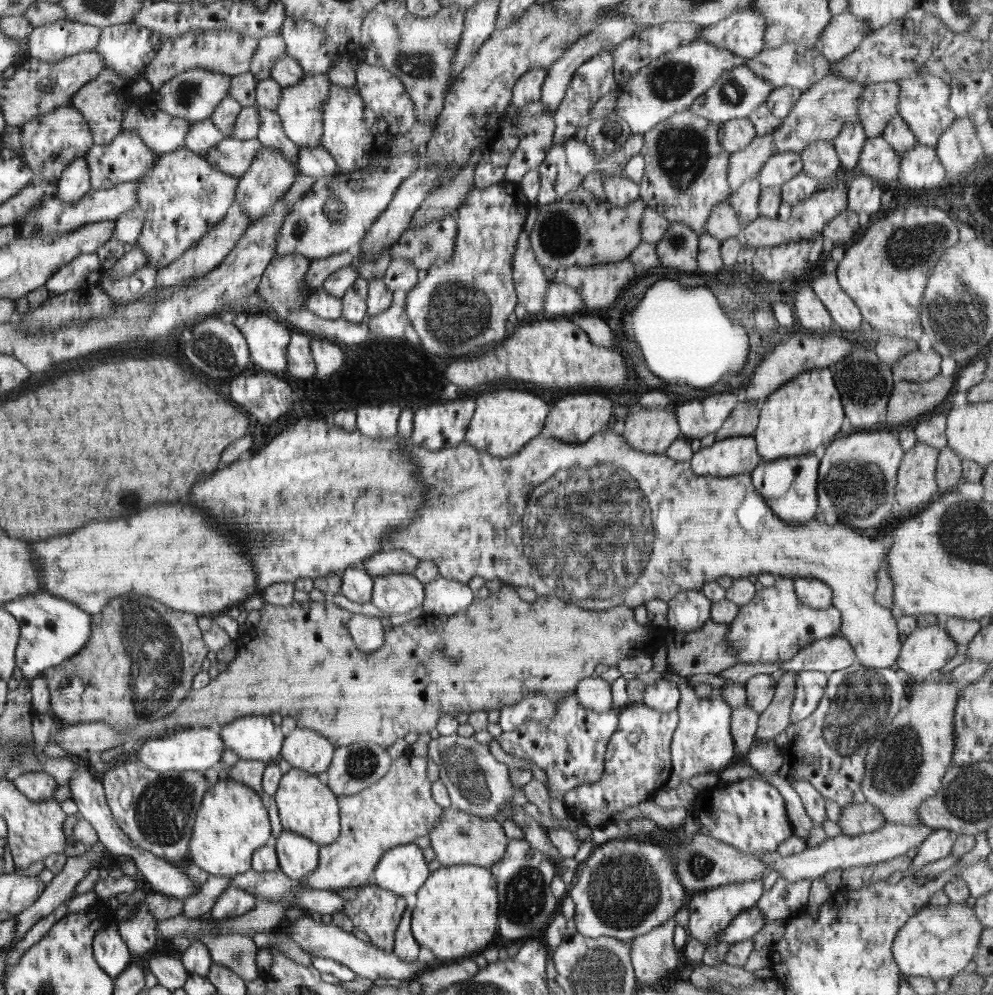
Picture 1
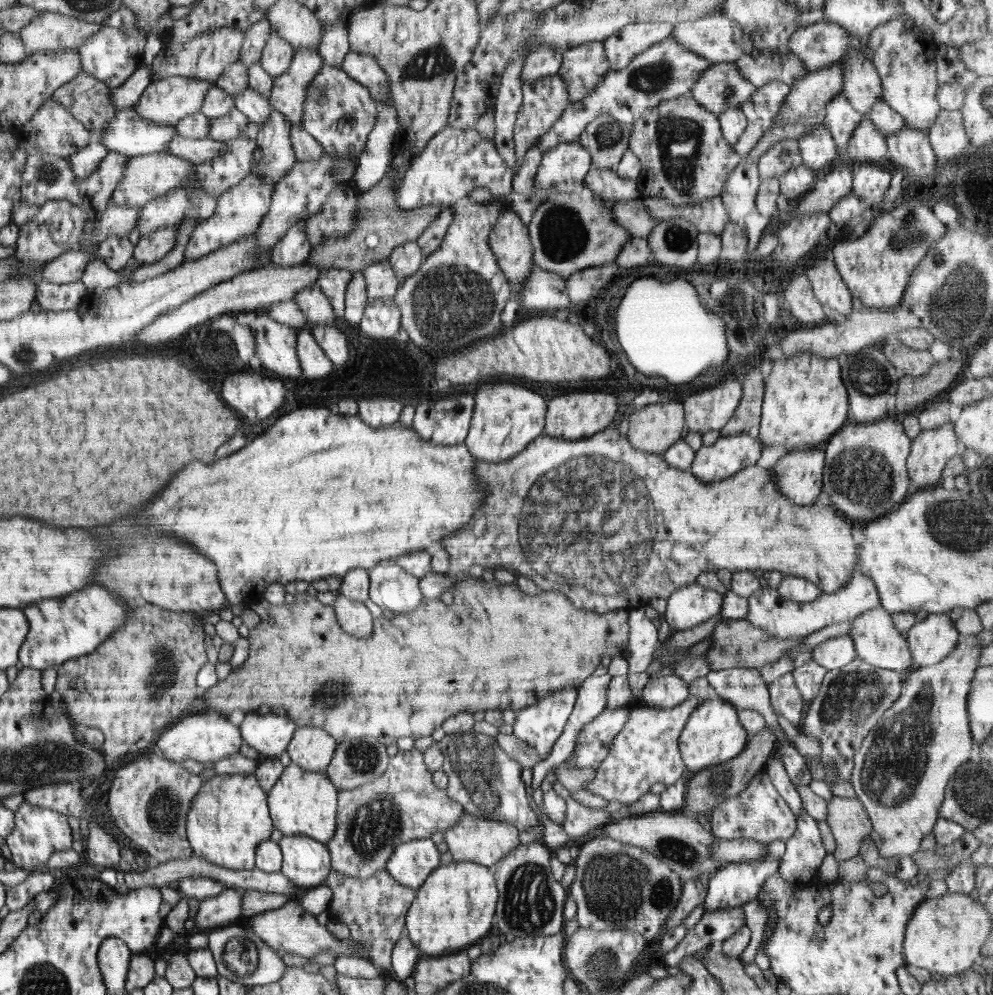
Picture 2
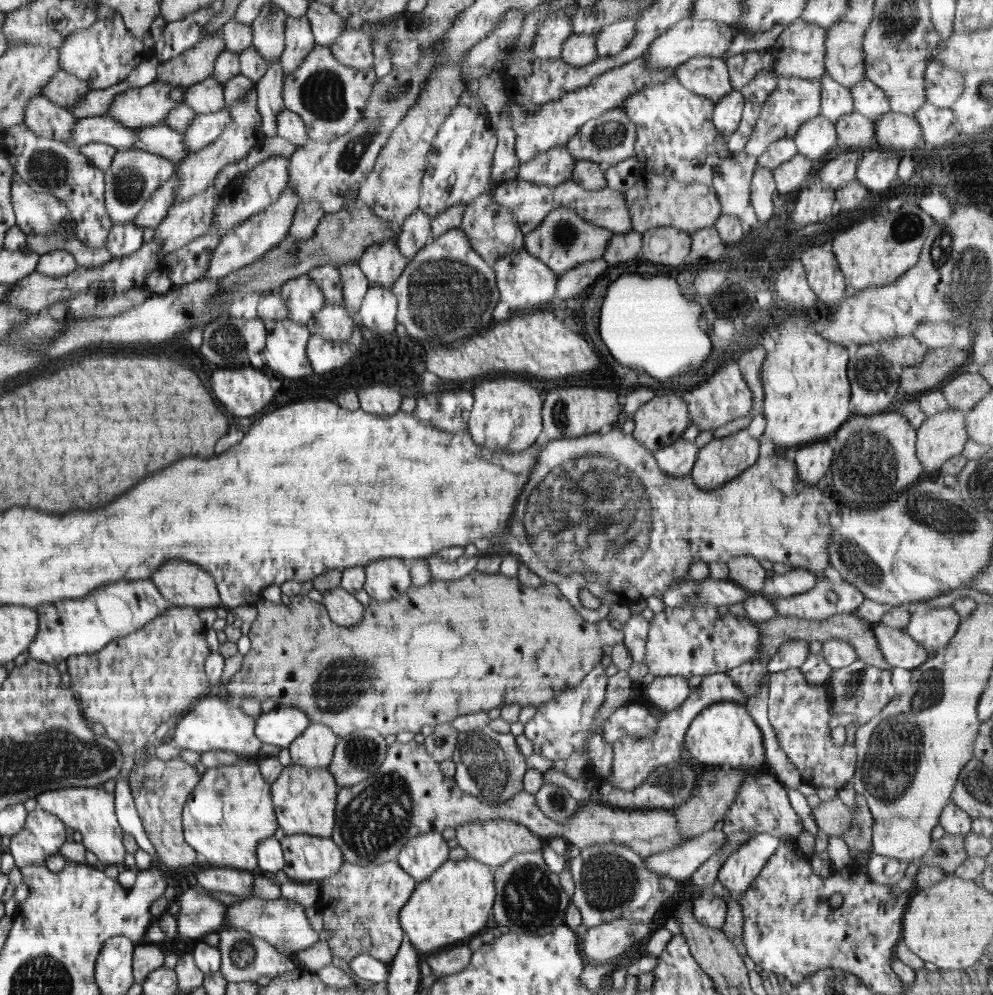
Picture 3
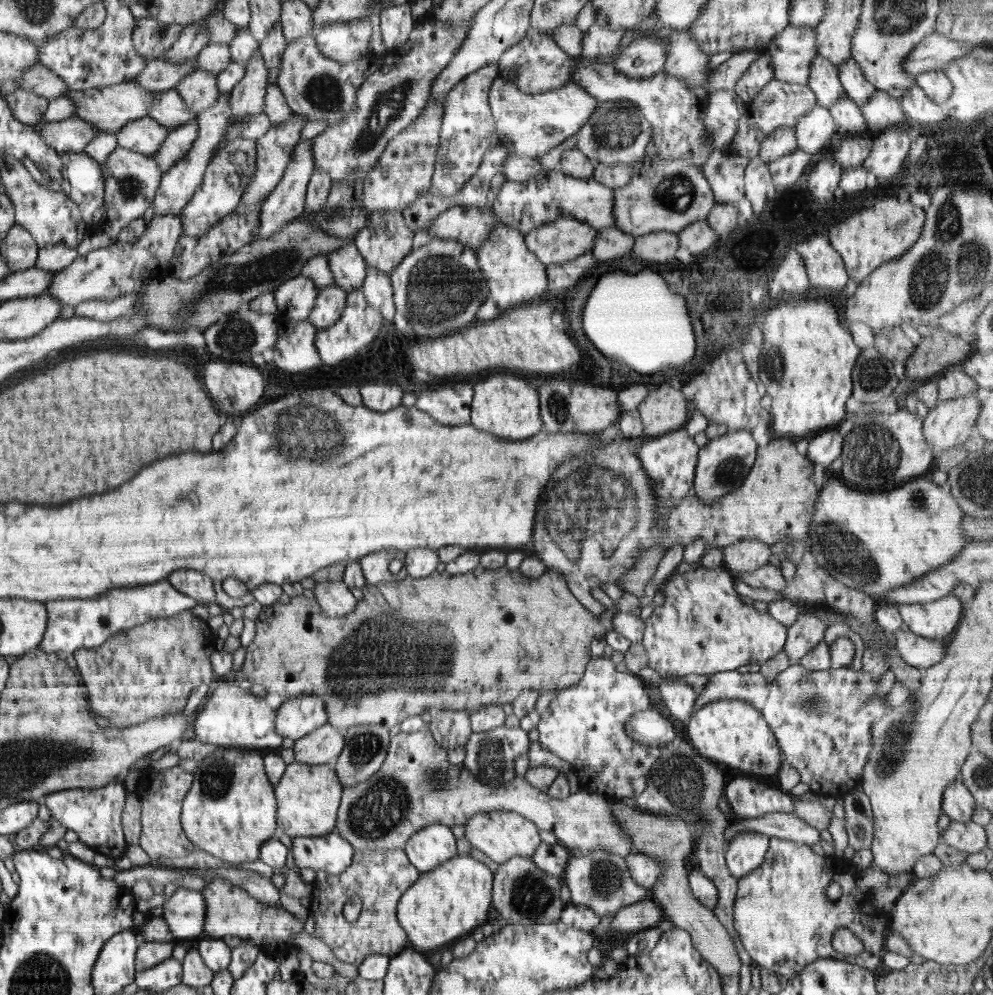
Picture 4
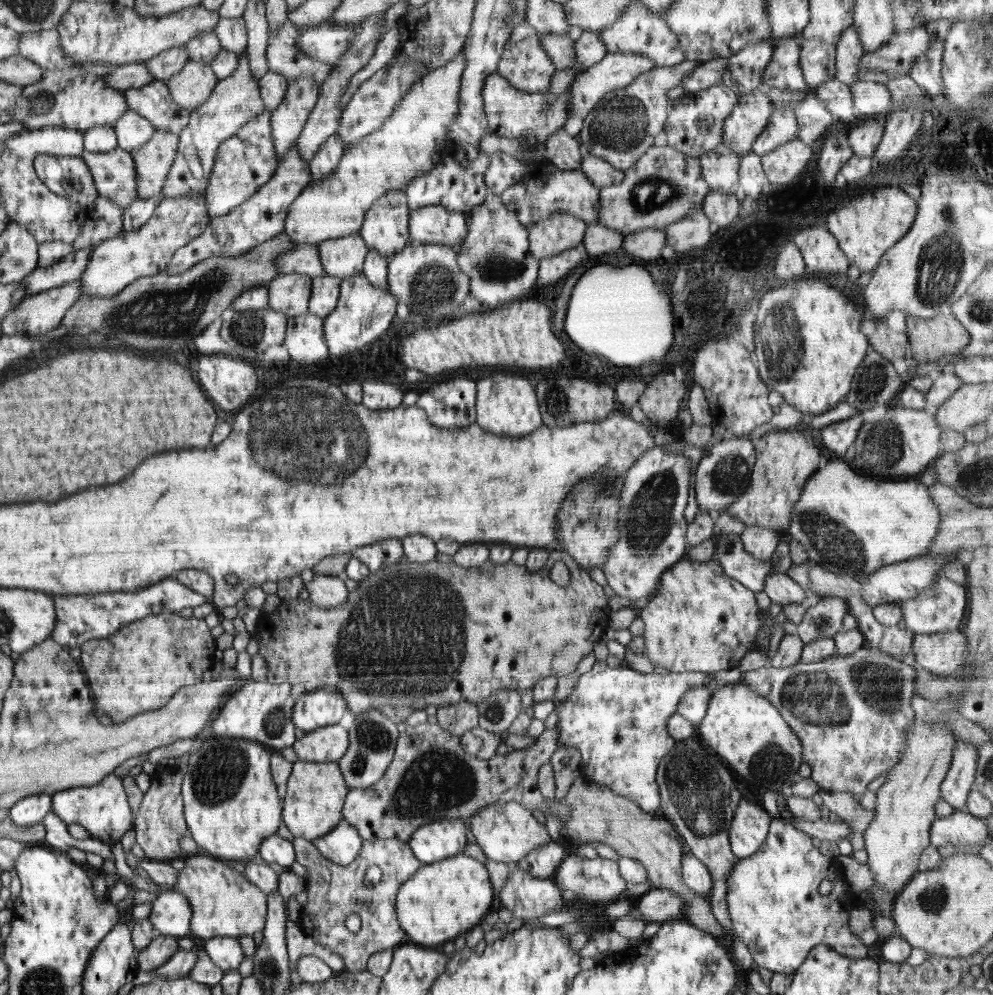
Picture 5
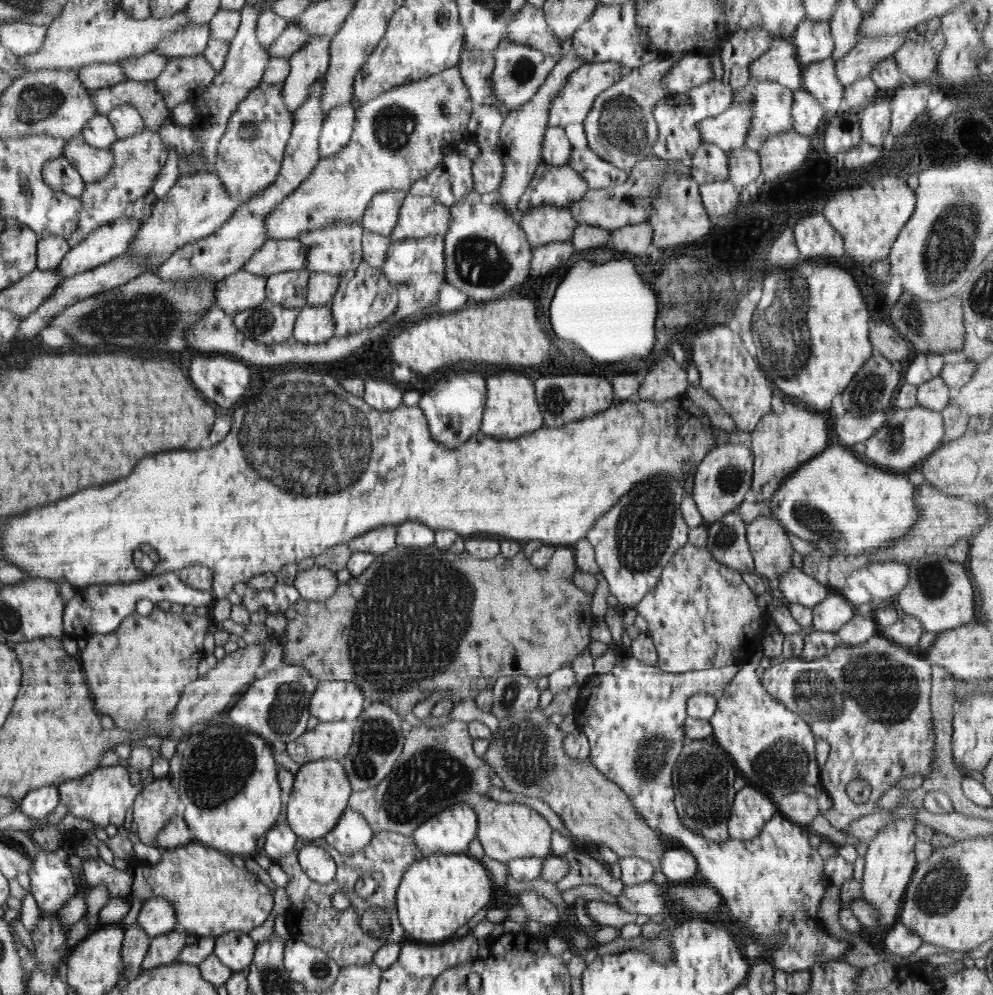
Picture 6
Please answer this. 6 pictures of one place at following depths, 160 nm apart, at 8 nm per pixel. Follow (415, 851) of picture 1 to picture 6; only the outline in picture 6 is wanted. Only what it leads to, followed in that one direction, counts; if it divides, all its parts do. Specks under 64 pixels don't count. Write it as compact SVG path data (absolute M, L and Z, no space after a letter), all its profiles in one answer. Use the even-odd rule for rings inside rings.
M461 802L435 814L413 831L415 846L426 855L467 853L470 842L477 837L476 812Z

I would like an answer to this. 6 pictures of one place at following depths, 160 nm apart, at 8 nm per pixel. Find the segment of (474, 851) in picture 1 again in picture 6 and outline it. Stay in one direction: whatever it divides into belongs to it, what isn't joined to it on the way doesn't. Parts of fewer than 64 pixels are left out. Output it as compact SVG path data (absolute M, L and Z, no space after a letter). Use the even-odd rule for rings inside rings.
M489 800L482 810L476 812L478 817L477 838L484 847L486 857L508 864L515 859L527 857L548 858L551 853L552 829L548 821L536 810L519 802L502 803Z

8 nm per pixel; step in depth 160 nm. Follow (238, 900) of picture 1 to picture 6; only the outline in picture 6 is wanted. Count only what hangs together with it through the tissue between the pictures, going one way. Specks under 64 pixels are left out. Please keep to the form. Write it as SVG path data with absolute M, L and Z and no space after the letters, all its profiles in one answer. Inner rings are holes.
M163 896L146 899L136 924L146 931L150 939L160 934L172 933L179 928L177 912L174 911L173 904L167 902Z

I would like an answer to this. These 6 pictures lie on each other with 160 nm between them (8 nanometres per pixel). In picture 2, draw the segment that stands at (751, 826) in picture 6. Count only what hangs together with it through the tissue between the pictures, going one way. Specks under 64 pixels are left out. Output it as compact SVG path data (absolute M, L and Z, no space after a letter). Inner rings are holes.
M776 840L766 843L766 855L748 863L730 863L720 867L714 875L711 876L708 894L704 903L704 914L710 911L720 911L732 907L742 907L750 901L758 900L758 893L764 887L768 877L776 874L779 870L780 860L786 853L785 841Z

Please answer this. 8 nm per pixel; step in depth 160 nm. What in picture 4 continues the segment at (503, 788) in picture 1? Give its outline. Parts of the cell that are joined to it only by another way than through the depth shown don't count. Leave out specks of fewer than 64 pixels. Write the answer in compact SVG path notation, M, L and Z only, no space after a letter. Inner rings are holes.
M496 727L488 732L473 732L465 742L465 759L463 766L467 768L480 782L495 788L513 780L516 776L514 759L526 754L530 745L528 731L522 727Z

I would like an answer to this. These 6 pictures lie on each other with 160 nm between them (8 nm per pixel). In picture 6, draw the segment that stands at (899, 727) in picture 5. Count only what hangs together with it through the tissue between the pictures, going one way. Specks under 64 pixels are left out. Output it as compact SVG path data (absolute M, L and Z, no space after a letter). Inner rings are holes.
M875 634L872 638L869 638L866 643L852 646L838 645L836 649L830 651L825 657L815 658L812 662L806 662L806 659L801 656L788 658L781 664L776 664L765 669L761 683L766 689L766 692L768 692L774 700L780 701L788 710L796 713L808 724L816 741L821 738L821 740L825 740L830 745L826 762L820 769L819 782L821 788L827 791L832 797L833 807L826 811L821 811L820 813L822 813L826 817L826 820L840 832L843 832L844 829L847 829L848 825L851 825L860 817L876 812L876 810L878 810L877 800L888 789L891 789L892 785L898 782L900 778L906 778L906 776L912 776L912 774L922 774L925 779L927 774L931 773L931 764L933 763L933 756L935 755L935 727L934 721L932 721L931 708L931 664L913 650L896 645L892 640L883 635ZM856 778L866 780L866 782L870 784L870 788L872 788L868 800L860 804L854 803L846 793L848 782L852 782L852 780L856 780Z

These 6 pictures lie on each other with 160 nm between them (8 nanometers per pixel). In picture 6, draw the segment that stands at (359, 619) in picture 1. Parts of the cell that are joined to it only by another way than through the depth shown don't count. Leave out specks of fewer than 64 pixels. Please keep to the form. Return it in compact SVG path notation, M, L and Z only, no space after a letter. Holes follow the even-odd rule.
M314 565L310 569L300 571L293 585L298 589L301 598L322 602L336 592L339 583L335 572Z

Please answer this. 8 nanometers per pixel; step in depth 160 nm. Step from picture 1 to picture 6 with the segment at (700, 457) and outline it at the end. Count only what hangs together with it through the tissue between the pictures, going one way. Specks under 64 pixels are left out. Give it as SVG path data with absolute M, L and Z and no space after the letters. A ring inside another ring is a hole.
M735 441L710 450L695 470L693 500L706 523L722 520L736 511L753 481L754 455L750 448Z

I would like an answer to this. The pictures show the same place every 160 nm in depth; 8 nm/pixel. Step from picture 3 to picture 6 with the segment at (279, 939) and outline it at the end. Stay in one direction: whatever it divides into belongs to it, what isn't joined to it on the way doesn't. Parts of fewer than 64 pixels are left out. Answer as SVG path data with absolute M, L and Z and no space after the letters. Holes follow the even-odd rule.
M192 842L188 843L186 846L170 848L170 849L161 849L161 860L157 864L147 864L146 862L140 862L138 859L134 860L132 864L128 866L124 871L118 870L118 866L111 866L110 862L104 862L102 858L90 858L89 860L84 861L84 882L87 884L87 887L92 888L96 886L106 886L108 888L109 895L112 899L116 898L118 902L123 901L123 898L131 898L134 902L136 898L143 898L144 900L152 897L161 898L162 896L174 906L174 911L177 912L177 923L179 924L179 929L184 930L186 933L200 937L217 937L224 933L229 933L230 931L240 931L249 933L251 930L258 926L262 926L269 914L271 913L274 907L274 897L270 894L270 889L267 888L262 882L260 882L258 876L249 872L247 868L238 868L231 862L230 855L224 854L214 848L203 846L200 843Z

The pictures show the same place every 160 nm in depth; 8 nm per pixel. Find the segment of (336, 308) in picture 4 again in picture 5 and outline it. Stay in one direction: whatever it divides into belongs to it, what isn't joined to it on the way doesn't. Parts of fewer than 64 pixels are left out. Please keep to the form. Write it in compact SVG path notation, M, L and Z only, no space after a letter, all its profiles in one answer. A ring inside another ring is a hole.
M328 274L313 278L309 312L320 318L326 318L336 308L341 281L338 277Z

